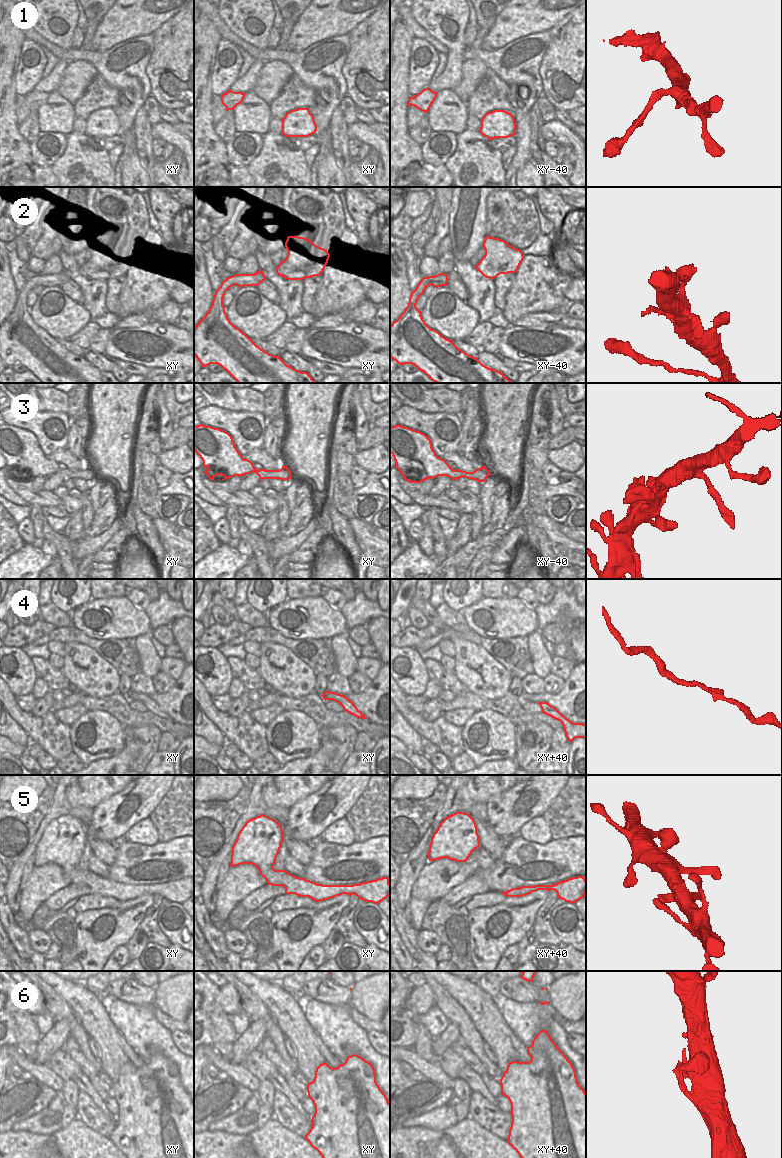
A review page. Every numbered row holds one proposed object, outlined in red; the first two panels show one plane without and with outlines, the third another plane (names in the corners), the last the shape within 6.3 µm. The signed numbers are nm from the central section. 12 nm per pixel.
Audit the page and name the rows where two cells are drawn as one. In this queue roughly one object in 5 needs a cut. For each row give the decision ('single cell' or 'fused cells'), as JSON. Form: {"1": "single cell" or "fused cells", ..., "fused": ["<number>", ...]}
{"1": "single cell", "2": "single cell", "3": "single cell", "4": "single cell", "5": "single cell", "6": "single cell", "fused": []}

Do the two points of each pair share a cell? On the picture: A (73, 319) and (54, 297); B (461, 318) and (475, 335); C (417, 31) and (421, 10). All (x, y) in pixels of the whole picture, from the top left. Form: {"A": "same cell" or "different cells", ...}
{"A": "same cell", "B": "different cells", "C": "different cells"}

